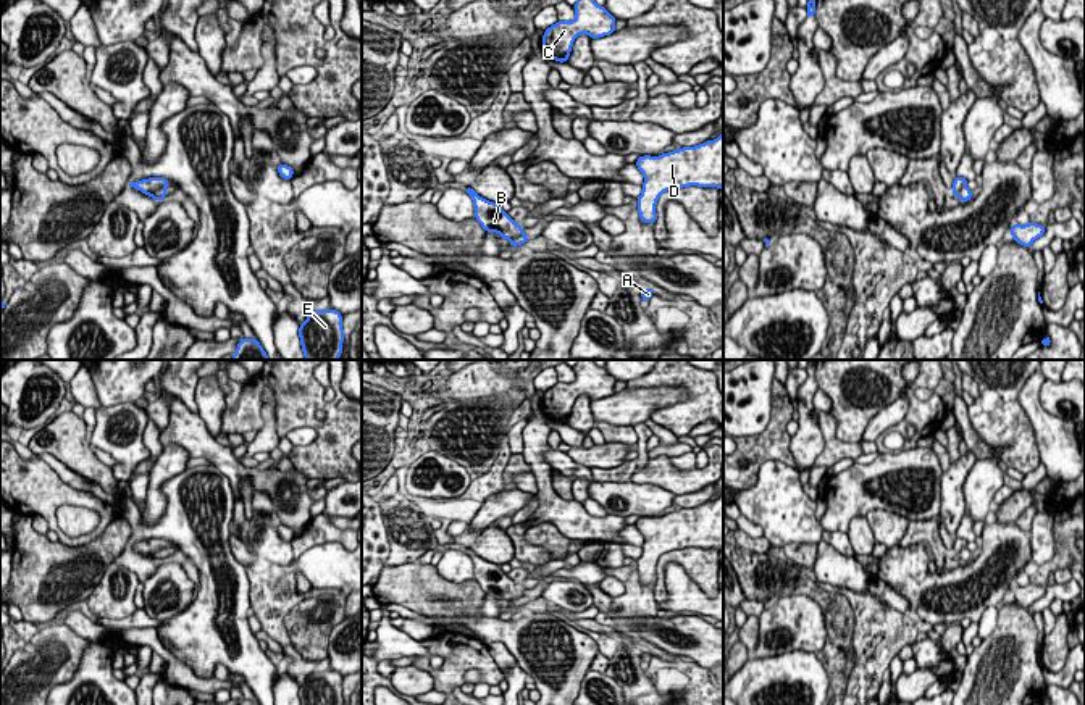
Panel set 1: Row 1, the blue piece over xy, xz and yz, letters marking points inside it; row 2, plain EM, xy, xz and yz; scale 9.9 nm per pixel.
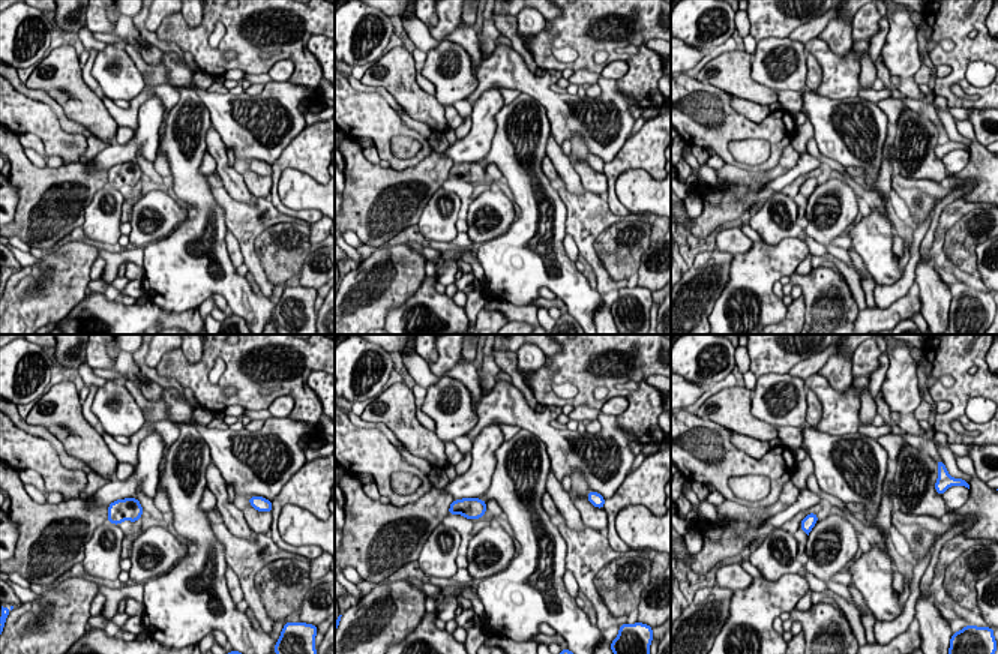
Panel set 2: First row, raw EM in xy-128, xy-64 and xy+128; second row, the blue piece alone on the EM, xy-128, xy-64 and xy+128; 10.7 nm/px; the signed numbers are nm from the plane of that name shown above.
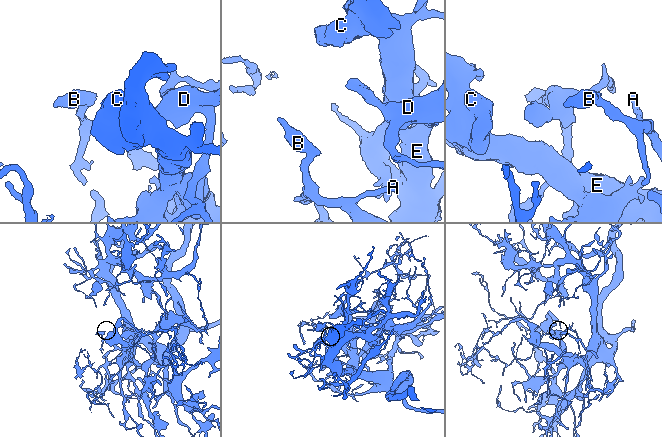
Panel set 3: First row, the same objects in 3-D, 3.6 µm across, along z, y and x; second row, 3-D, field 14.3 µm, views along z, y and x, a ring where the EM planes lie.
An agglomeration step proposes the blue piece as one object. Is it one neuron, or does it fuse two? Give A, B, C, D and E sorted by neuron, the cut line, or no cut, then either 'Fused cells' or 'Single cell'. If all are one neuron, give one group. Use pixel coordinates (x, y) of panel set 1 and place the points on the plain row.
Groups: A C D E / B. Split along yz (964, 547), (955, 555). Fused cells

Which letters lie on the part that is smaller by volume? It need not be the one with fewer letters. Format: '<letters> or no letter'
B

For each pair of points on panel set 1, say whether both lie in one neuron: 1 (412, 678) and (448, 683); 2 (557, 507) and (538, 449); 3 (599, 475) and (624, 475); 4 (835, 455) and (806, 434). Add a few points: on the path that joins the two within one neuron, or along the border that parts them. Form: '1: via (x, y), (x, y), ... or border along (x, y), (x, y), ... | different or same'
1: border along (412, 663), (423, 668), (433, 678), (435, 688) | different
2: via (546, 492), (544, 476), (538, 463) | same
3: via (606, 475), (617, 475) | same
4: border along (819, 420), (824, 449), (812, 465) | different

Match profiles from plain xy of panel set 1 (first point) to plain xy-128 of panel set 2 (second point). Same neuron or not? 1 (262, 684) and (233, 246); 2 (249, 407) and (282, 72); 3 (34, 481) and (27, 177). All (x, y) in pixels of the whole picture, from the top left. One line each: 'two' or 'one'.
1: two
2: two
3: two

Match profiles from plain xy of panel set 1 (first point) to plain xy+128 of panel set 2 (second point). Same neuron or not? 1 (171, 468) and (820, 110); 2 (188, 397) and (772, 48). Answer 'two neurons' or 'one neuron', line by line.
1: two neurons
2: one neuron

